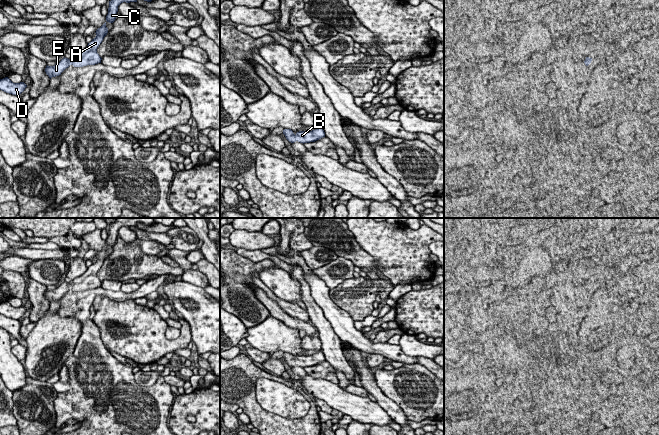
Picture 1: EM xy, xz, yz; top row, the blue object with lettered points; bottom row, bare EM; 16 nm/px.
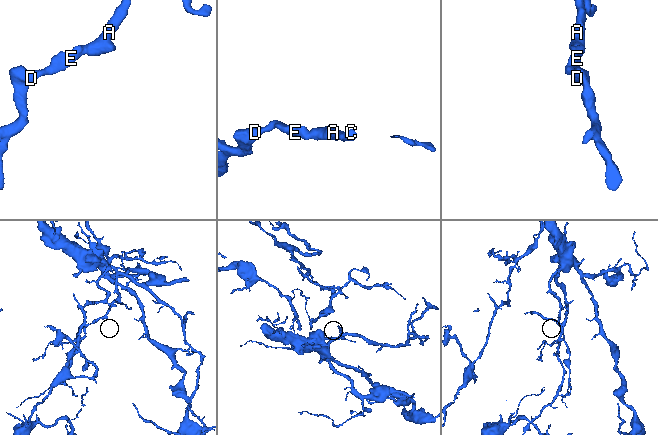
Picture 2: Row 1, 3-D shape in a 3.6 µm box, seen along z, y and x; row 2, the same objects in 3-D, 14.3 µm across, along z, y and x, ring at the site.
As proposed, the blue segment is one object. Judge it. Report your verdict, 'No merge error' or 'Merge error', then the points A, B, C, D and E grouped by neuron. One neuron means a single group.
No merge error. Groups: A B C D E

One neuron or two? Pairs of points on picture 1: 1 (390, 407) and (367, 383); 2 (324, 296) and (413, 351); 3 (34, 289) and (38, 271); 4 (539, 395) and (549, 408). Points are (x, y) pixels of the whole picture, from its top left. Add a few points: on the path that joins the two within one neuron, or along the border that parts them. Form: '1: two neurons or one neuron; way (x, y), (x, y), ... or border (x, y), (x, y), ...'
1: one neuron; way (384, 401), (373, 389)
2: two neurons; border (398, 344), (406, 354), (415, 357)
3: two neurons; border (28, 269), (28, 274), (32, 278), (46, 286)
4: two neurons; border (548, 399), (542, 405), (544, 415)

